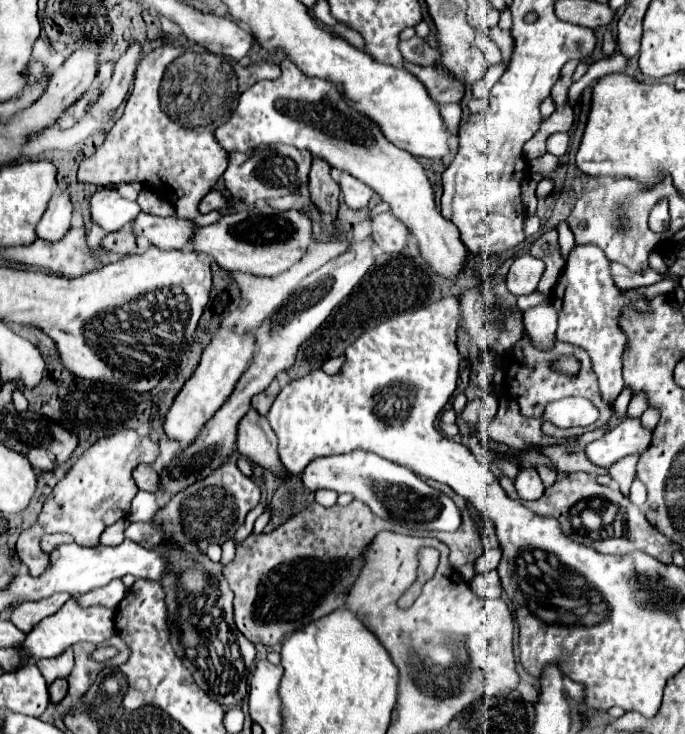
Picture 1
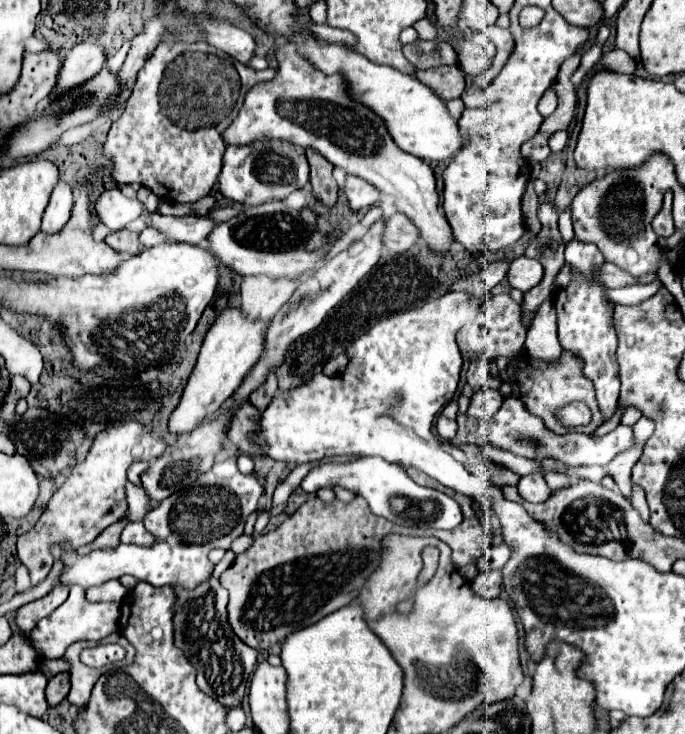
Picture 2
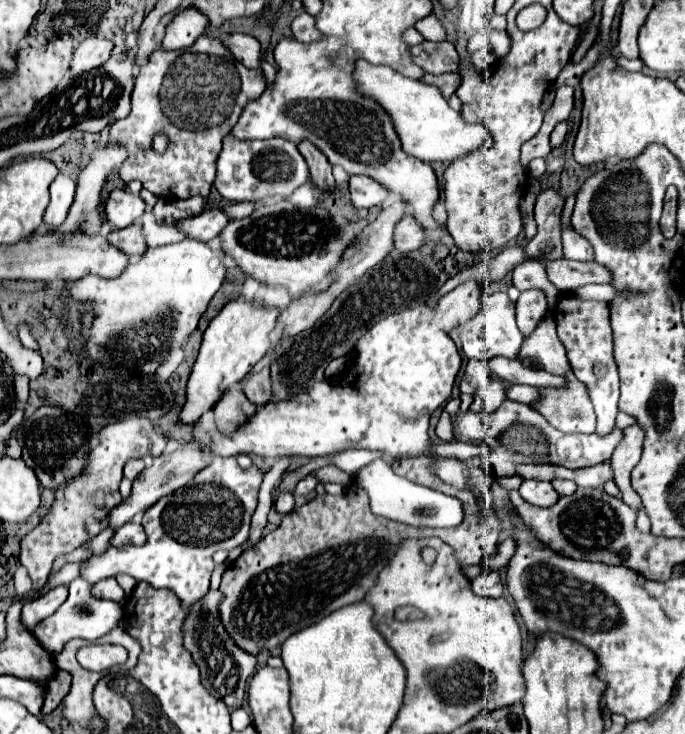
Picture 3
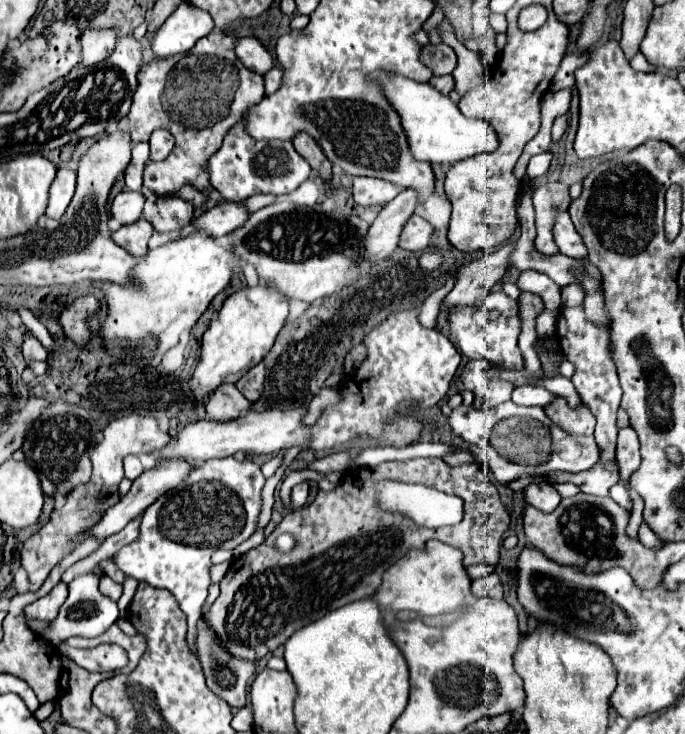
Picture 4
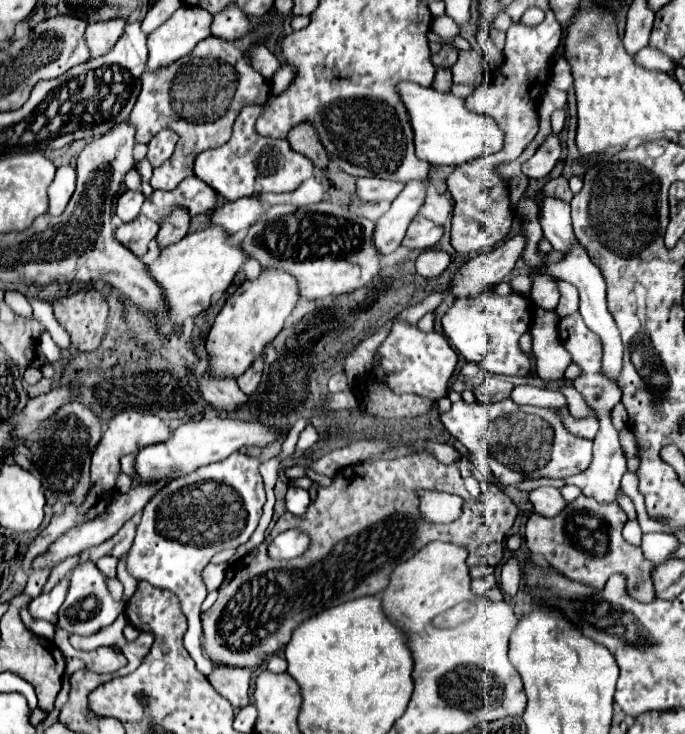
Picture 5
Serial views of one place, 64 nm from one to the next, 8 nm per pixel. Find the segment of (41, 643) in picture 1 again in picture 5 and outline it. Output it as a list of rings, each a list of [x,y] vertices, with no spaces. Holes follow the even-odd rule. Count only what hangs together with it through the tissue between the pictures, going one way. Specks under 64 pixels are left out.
[[[90,562],[74,568],[72,578],[70,578],[70,590],[68,596],[60,608],[58,614],[58,624],[62,630],[66,630],[68,634],[80,634],[80,636],[92,636],[96,634],[100,628],[110,626],[120,614],[122,614],[124,606],[122,602],[112,600],[112,596],[106,590],[106,576]]]

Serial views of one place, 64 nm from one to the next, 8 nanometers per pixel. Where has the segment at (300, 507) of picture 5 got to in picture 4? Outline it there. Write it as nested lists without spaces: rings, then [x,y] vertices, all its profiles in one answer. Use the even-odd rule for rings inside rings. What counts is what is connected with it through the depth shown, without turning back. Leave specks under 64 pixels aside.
[[[302,482],[302,484],[296,484],[292,488],[292,508],[300,508],[306,504],[306,498],[308,498],[308,482]]]

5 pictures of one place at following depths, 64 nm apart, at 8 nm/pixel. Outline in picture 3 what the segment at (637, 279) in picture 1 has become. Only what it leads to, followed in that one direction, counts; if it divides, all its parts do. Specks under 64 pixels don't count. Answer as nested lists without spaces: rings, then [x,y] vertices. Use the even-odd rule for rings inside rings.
[[[562,258],[560,262],[556,260],[550,264],[548,278],[560,292],[568,292],[586,284],[610,284],[612,272],[596,262],[574,262]]]

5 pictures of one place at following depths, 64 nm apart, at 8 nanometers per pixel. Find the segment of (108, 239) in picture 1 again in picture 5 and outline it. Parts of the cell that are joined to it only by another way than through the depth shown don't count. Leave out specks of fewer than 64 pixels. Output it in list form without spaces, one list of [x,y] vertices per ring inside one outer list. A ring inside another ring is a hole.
[[[140,214],[136,220],[126,222],[116,230],[116,240],[140,258],[148,252],[148,242],[156,234],[158,234],[158,222]]]

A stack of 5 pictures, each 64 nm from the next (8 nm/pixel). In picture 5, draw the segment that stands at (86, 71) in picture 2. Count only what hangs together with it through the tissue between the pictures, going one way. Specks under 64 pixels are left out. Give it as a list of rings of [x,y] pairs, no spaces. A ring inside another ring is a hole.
[[[108,20],[108,22],[98,22],[90,24],[86,28],[86,46],[90,50],[90,58],[104,56],[110,52],[116,44],[116,40],[122,36],[124,30],[124,20]]]

